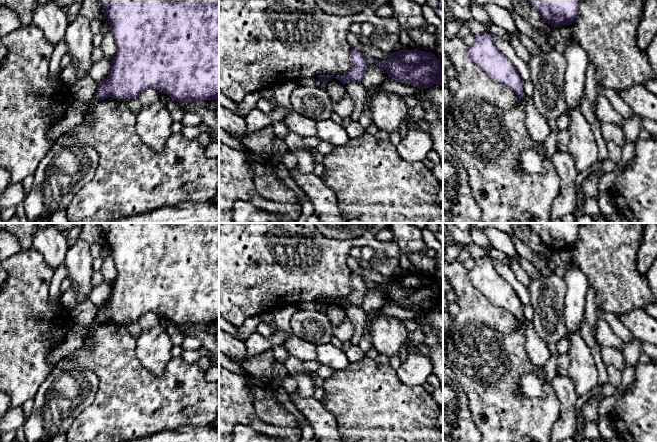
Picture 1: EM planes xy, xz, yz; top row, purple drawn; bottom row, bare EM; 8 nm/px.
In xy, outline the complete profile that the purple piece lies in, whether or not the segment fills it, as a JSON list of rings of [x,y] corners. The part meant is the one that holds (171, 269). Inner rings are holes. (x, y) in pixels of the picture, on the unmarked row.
[[[98,223],[104,235],[112,259],[114,261],[117,278],[111,285],[111,295],[108,301],[98,306],[95,322],[101,325],[108,321],[128,325],[137,323],[141,316],[153,312],[167,318],[177,326],[193,326],[199,324],[217,324],[219,321],[219,223]]]

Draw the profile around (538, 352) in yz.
[[[525,321],[522,324],[526,334],[526,351],[533,364],[543,364],[550,358],[547,345],[536,334],[532,321]]]

